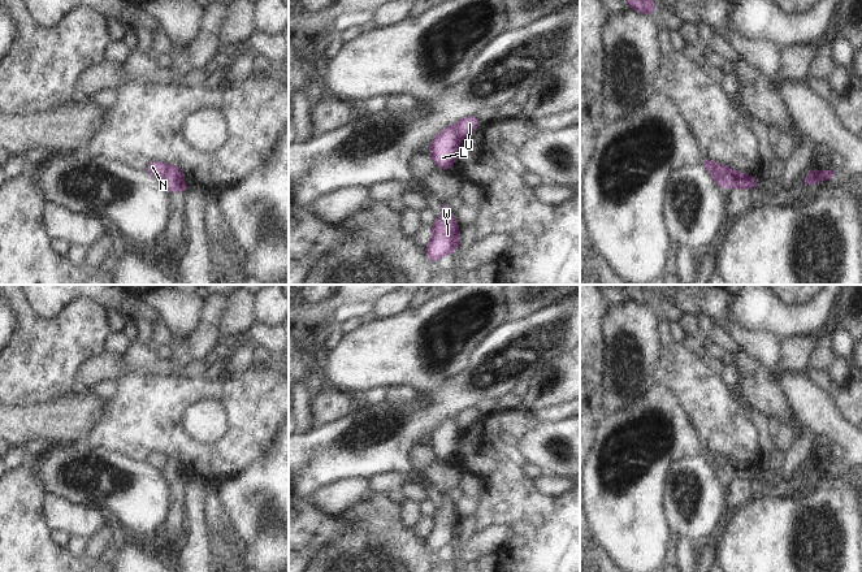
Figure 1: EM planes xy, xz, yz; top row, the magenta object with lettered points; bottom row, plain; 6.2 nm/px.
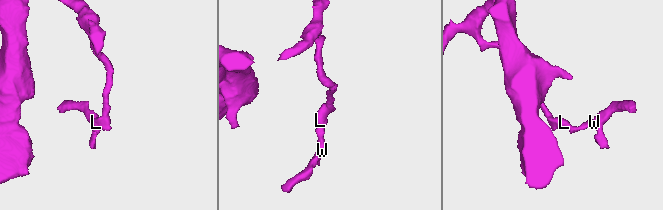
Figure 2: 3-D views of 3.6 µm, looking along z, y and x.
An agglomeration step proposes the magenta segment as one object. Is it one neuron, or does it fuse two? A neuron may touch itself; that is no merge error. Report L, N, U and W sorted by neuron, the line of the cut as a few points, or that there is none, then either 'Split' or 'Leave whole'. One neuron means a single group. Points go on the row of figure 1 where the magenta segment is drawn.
Groups: L N W / U. Split along xy (167, 165), (165, 173), (160, 180). Split.

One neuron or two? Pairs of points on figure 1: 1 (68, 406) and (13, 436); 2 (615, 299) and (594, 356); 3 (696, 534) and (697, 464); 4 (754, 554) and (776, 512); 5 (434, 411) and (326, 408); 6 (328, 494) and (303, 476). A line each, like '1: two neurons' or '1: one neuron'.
1: one neuron
2: two neurons
3: one neuron
4: one neuron
5: two neurons
6: two neurons

